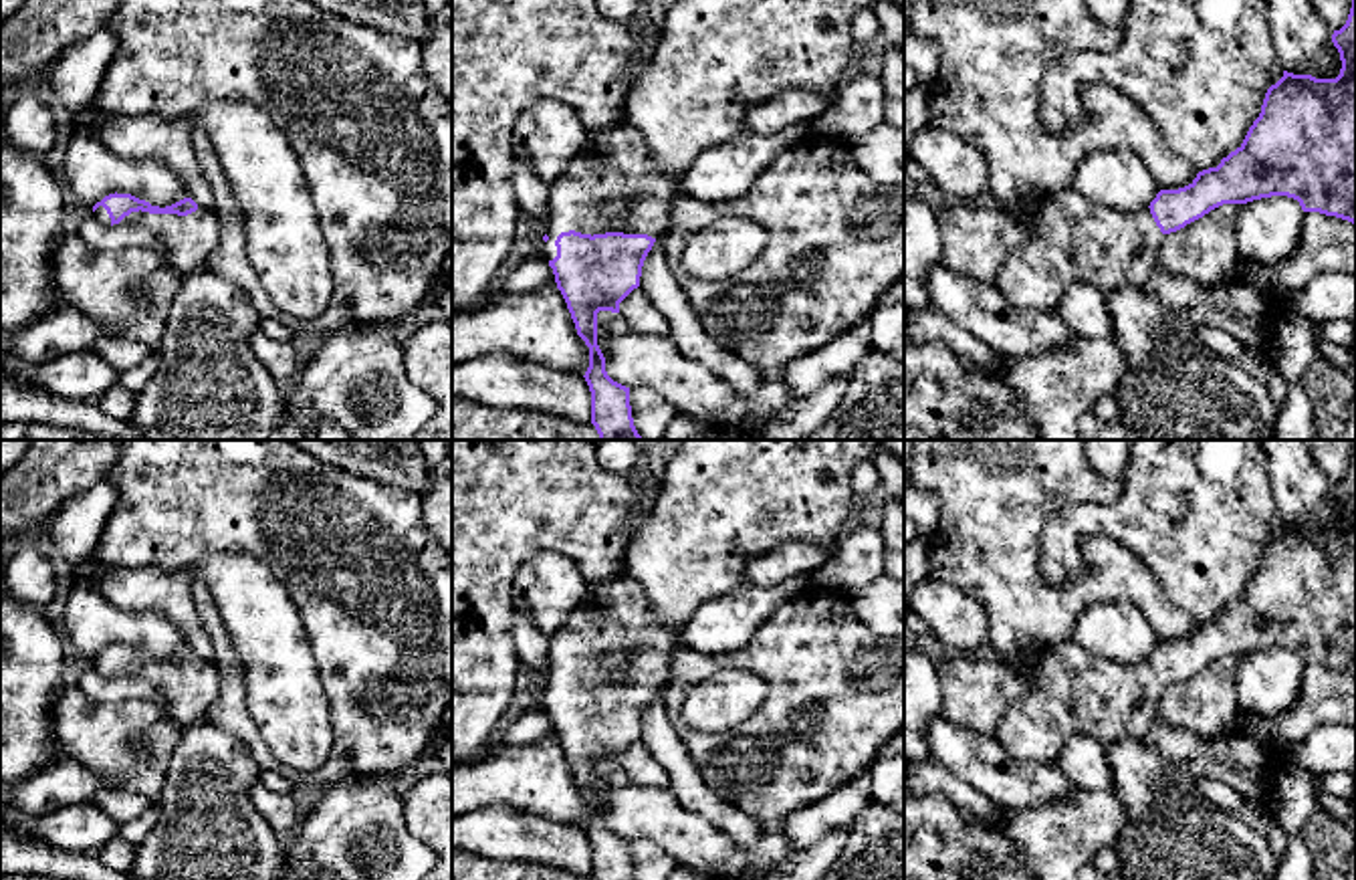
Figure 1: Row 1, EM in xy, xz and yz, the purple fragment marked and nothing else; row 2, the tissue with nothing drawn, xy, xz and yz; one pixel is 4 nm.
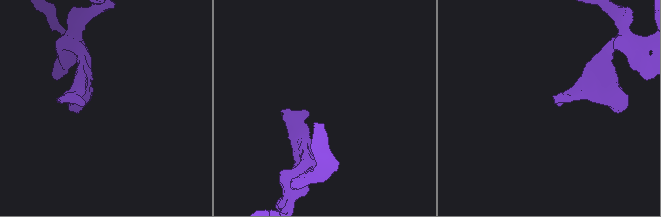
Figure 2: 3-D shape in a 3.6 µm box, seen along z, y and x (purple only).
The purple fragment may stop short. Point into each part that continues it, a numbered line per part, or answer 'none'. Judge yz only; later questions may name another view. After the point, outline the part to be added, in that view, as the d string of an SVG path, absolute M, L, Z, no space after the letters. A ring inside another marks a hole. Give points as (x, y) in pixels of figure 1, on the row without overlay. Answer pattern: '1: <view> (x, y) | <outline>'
1: yz (1078, 693) | M1065 640L1045 650L1037 670L1037 688L1009 704L995 737L1011 757L1029 763L1055 763L1074 735L1088 735L1104 747L1142 741L1160 717L1162 688L1150 660L1120 664Z

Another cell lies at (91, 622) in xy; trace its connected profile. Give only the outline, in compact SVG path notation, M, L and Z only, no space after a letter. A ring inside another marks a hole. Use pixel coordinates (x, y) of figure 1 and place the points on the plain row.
M75 581L71 585L65 618L65 640L83 658L95 658L109 646L131 646L151 658L172 658L188 650L182 630L161 612L125 612L95 587Z

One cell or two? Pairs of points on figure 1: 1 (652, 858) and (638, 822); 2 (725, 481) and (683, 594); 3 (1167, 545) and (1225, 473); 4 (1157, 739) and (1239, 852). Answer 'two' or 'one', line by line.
1: two
2: one
3: one
4: two

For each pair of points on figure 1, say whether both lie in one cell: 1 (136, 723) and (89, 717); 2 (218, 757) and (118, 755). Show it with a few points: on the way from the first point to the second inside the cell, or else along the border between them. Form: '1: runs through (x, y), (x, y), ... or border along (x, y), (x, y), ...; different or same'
1: runs through (124, 723), (101, 723); same
2: border along (182, 731), (162, 794), (154, 802); different

